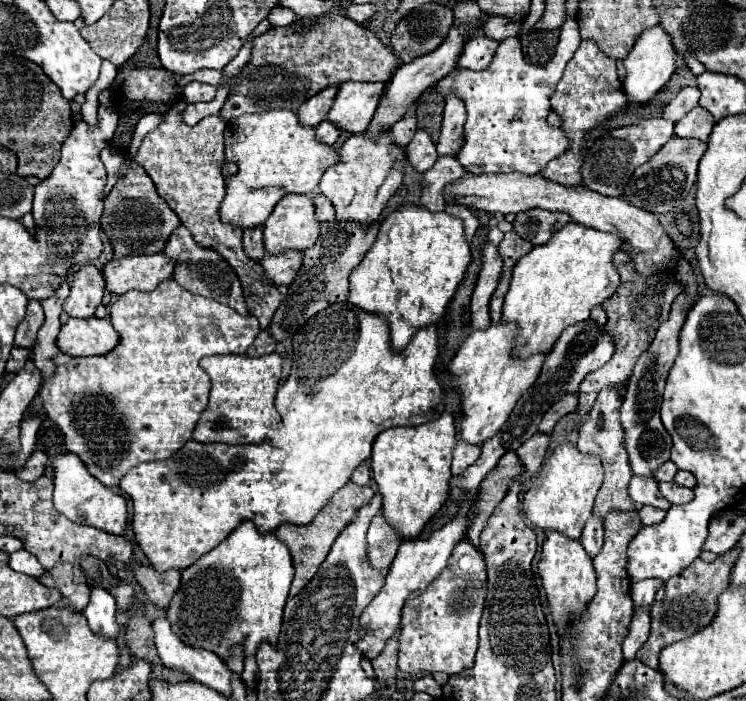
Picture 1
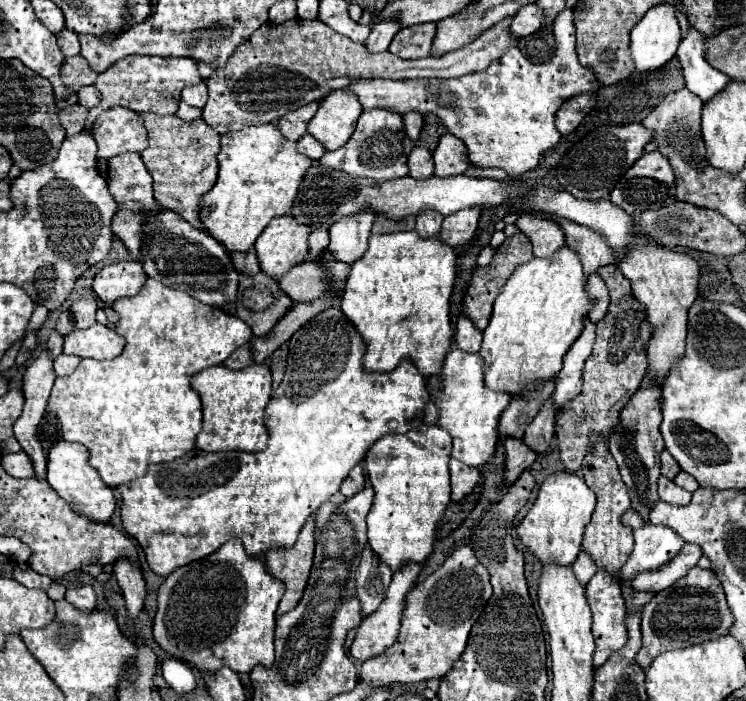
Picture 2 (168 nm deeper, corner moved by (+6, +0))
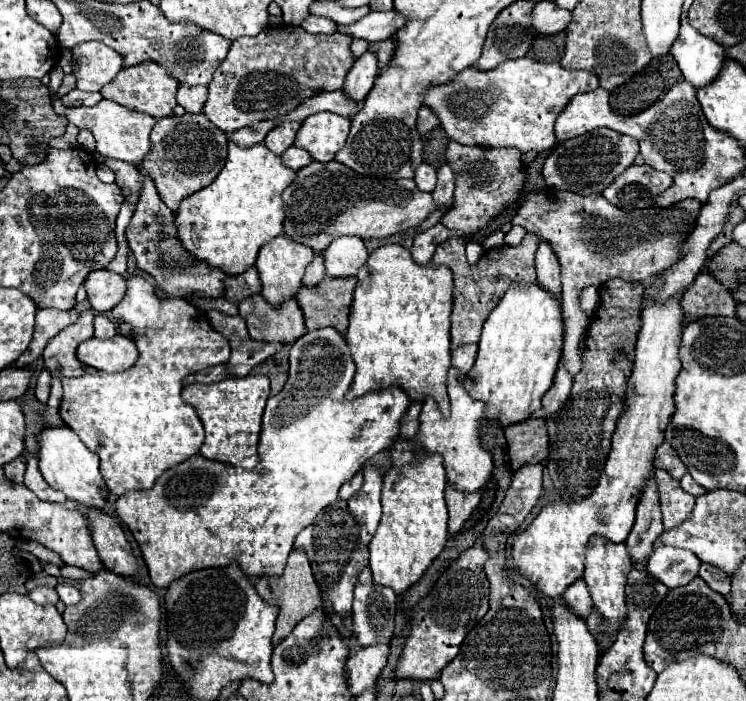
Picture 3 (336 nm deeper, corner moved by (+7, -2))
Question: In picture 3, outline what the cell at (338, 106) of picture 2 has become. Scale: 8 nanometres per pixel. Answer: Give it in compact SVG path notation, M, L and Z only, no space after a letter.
M319 112L315 116L309 116L301 124L295 138L295 146L307 150L317 162L329 162L345 146L349 126L349 118L331 112Z

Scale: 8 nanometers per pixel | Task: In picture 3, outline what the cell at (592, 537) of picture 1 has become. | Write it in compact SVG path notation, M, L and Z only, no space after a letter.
M581 580L579 584L571 584L565 594L563 594L563 602L565 606L577 614L579 618L587 618L591 614L591 608L593 608L593 602L591 602L591 596L589 596L589 590L587 590L587 584Z

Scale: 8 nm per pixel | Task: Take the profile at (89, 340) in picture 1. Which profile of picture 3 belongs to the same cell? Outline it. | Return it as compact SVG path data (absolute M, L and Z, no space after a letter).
M115 334L109 340L91 338L83 342L77 350L77 358L103 372L123 372L135 364L139 356L139 350L135 342L127 336Z

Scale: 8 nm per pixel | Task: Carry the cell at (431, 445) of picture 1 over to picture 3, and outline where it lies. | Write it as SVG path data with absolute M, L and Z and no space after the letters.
M399 440L391 448L391 460L393 466L383 476L383 516L379 522L379 528L375 532L375 538L369 544L369 568L373 572L373 582L379 586L391 588L395 594L403 594L409 586L413 586L431 566L431 562L439 556L439 552L445 548L447 542L447 504L445 504L445 468L443 458L439 454L417 454L415 444L411 440Z

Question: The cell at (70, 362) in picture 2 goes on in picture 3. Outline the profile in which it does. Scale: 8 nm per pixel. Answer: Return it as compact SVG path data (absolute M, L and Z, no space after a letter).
M52 376L50 395L48 398L47 405L49 407L58 408L60 406L62 397L63 397L63 388L60 378L57 378L57 376Z

